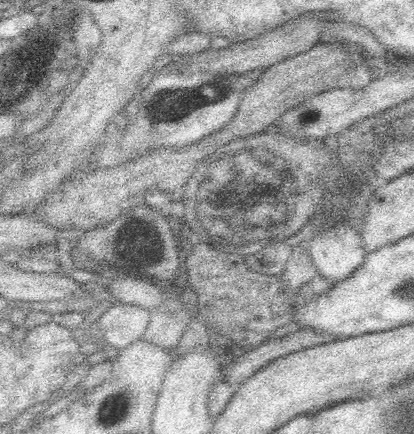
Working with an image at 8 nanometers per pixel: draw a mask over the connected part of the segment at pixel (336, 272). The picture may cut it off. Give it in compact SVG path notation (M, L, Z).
M336 224L318 232L310 240L310 256L324 278L338 282L350 276L366 256L360 230Z

